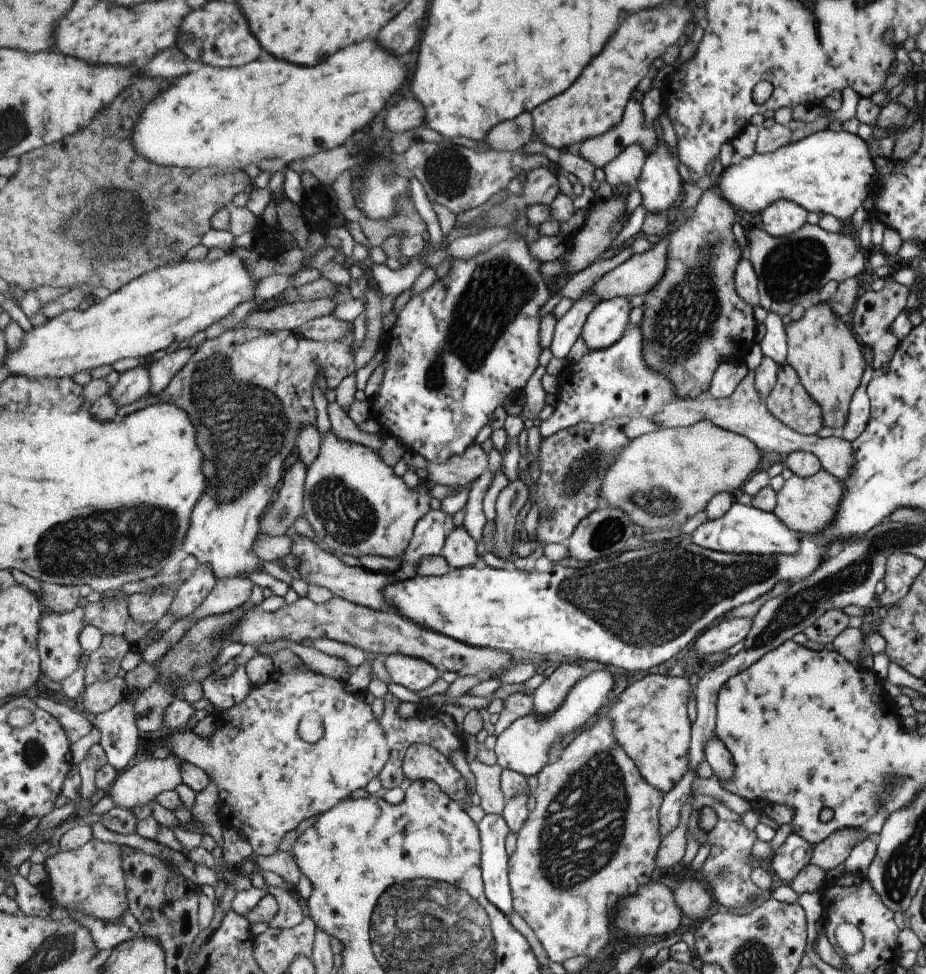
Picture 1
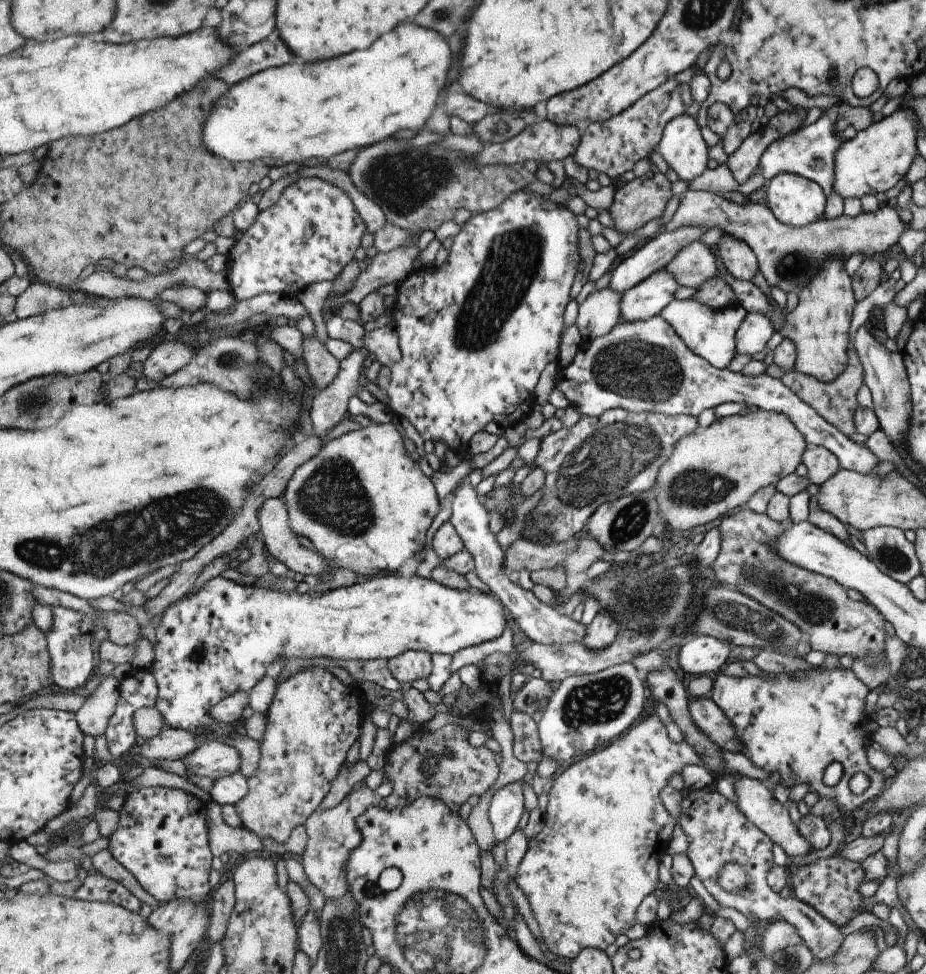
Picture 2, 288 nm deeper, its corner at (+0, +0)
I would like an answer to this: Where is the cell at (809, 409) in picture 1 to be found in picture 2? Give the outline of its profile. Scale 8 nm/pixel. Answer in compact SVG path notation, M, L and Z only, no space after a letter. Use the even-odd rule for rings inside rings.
M849 346L847 356L849 356L849 360L847 360L845 370L835 380L831 380L831 382L821 382L817 378L811 378L811 376L801 374L801 372L793 372L793 370L781 376L781 382L789 390L793 390L793 394L797 394L797 398L801 398L805 404L809 404L823 420L827 420L831 426L835 426L845 436L857 432L855 422L853 422L853 414L859 408L859 404L855 402L855 394L861 388L861 384L865 384L863 382L863 366L861 366L861 360L859 360L857 350L853 346Z

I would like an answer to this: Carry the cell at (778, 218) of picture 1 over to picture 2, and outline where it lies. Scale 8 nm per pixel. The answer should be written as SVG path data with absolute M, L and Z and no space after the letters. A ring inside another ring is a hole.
M777 174L765 184L767 208L773 216L791 226L809 226L823 218L825 194L817 182L811 182L799 174Z

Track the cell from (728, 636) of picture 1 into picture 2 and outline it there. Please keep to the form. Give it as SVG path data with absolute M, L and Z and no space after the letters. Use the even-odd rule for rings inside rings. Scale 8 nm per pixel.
M689 636L683 640L681 650L679 650L679 662L677 668L681 674L693 674L697 678L715 672L719 674L729 656L731 646L719 642L717 638L711 636Z

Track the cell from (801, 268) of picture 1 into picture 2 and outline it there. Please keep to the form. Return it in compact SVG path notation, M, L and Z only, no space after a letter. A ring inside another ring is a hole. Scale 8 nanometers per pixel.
M687 190L685 194L679 194L679 206L675 216L665 224L661 230L673 232L683 226L701 226L701 228L723 228L723 234L731 234L731 238L737 238L745 242L755 258L759 272L763 274L765 282L771 286L777 286L783 292L797 292L807 282L811 282L813 276L819 274L821 266L827 258L849 258L851 254L863 252L865 258L871 258L875 252L883 252L889 246L897 244L901 234L909 230L909 224L901 220L897 210L891 206L879 208L877 212L859 212L857 216L839 216L835 220L817 220L809 226L791 228L783 222L779 222L773 212L767 206L757 204L735 204L727 198L711 192L697 192Z

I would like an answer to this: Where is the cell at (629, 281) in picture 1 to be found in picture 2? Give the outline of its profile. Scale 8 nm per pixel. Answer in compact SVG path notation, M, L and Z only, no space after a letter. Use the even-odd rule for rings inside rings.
M693 242L687 248L683 248L677 256L673 256L671 262L663 270L673 274L679 288L681 286L699 288L701 284L705 284L709 280L721 278L717 262L719 260L709 246L705 246L701 242Z

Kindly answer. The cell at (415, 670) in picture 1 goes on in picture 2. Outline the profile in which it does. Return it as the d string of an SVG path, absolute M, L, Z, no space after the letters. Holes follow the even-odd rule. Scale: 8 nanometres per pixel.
M405 652L391 660L391 672L407 686L415 680L429 678L433 670L429 652Z

